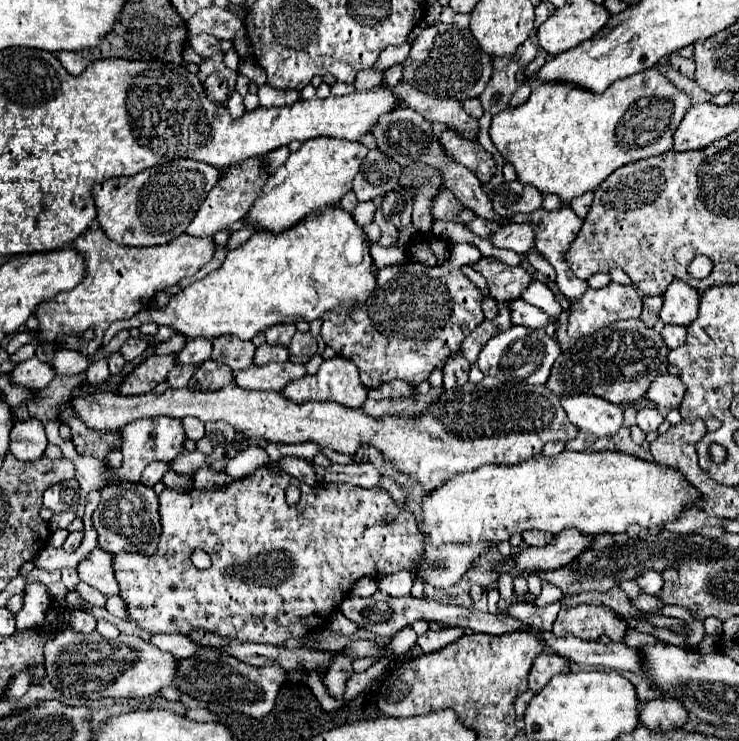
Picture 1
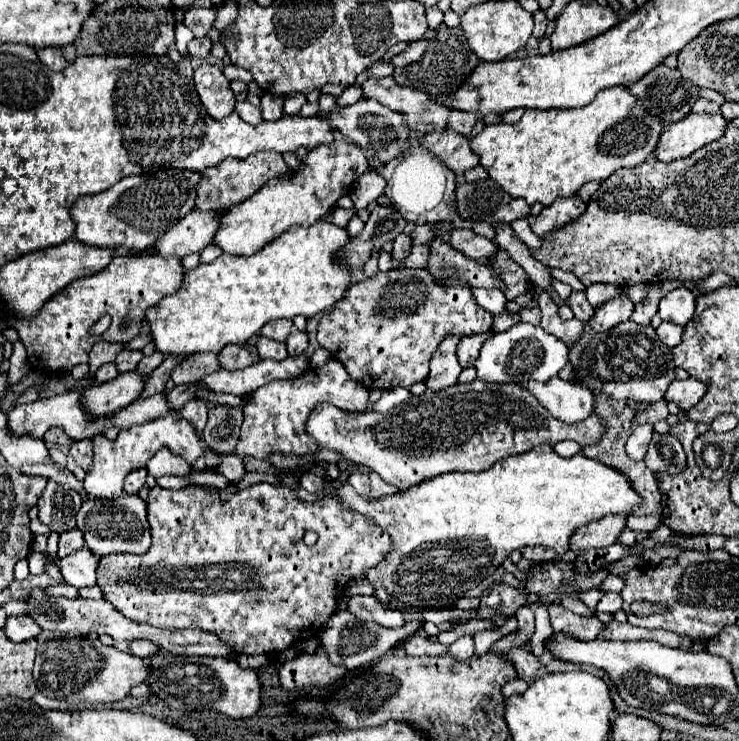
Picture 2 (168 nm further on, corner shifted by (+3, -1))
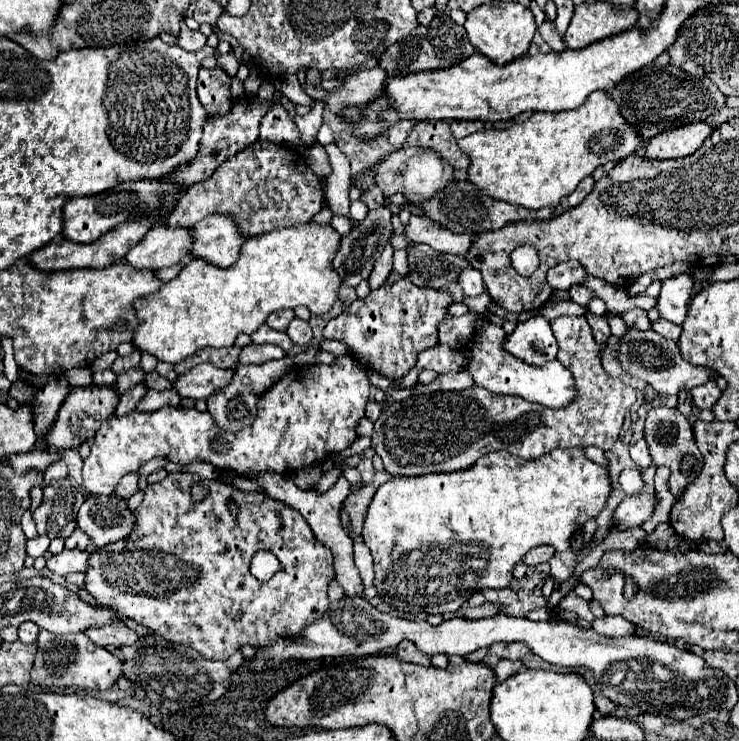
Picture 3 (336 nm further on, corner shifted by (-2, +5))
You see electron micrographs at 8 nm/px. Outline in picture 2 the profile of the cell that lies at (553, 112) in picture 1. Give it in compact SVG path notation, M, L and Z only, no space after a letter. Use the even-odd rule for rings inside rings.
M611 87L597 93L595 101L581 109L561 109L561 111L535 111L527 109L519 123L507 125L487 125L479 135L475 135L469 145L473 153L479 155L479 165L489 173L489 177L503 187L515 199L525 199L529 205L541 203L549 207L557 197L571 197L575 191L591 179L605 181L611 173L623 167L635 167L643 163L655 149L663 123L641 109L641 101L627 93L627 87Z

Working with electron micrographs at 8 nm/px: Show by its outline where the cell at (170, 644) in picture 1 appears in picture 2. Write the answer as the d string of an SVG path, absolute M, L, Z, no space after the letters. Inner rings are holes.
M137 639L137 641L133 641L133 643L129 645L129 651L131 651L135 657L147 659L149 655L157 653L157 651L159 651L159 647L157 647L155 643L151 643L151 641L145 641L145 639Z

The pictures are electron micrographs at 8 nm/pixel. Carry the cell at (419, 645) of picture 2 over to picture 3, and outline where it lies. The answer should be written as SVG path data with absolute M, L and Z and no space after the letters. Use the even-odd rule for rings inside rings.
M412 641L400 643L400 647L396 649L396 655L398 655L398 659L404 659L408 663L420 663L420 665L430 665L430 661L432 661L432 657L422 653Z

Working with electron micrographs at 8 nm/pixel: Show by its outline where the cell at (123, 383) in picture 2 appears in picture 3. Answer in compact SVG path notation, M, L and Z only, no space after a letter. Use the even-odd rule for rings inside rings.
M90 383L88 387L74 387L70 391L70 395L66 397L60 415L56 417L56 427L52 427L52 431L48 433L48 439L44 439L44 443L48 443L50 447L58 447L58 449L68 449L68 447L78 447L80 443L84 443L86 439L92 439L96 435L96 431L100 429L100 423L106 421L116 405L120 401L120 393L114 385L94 385Z

